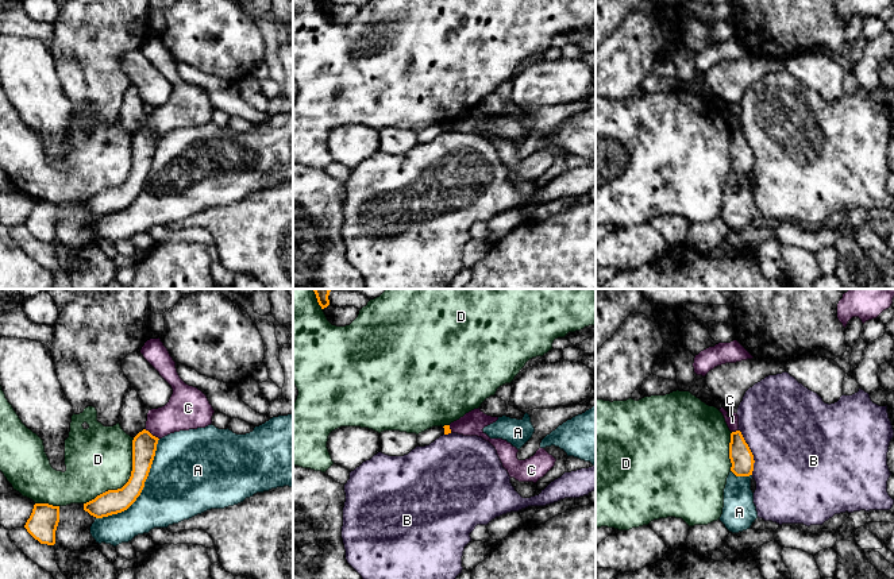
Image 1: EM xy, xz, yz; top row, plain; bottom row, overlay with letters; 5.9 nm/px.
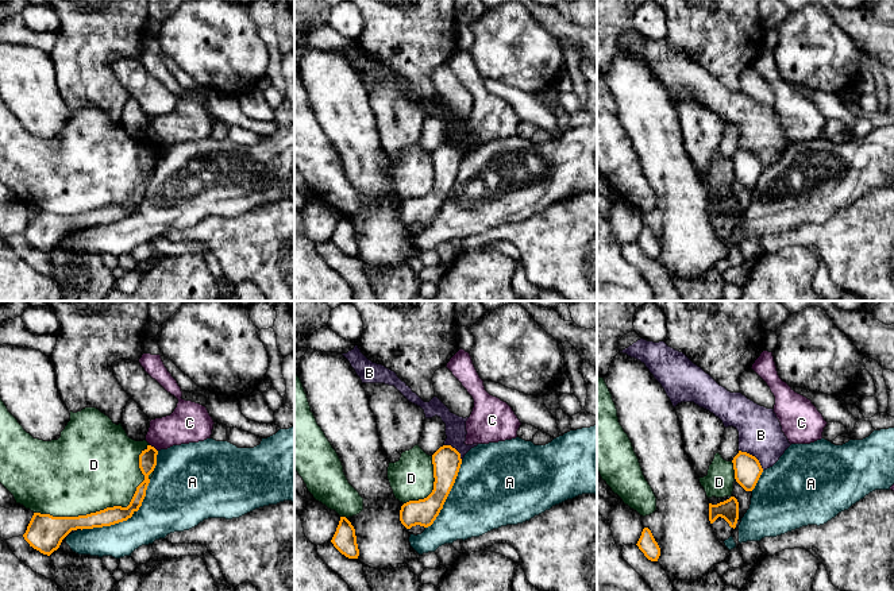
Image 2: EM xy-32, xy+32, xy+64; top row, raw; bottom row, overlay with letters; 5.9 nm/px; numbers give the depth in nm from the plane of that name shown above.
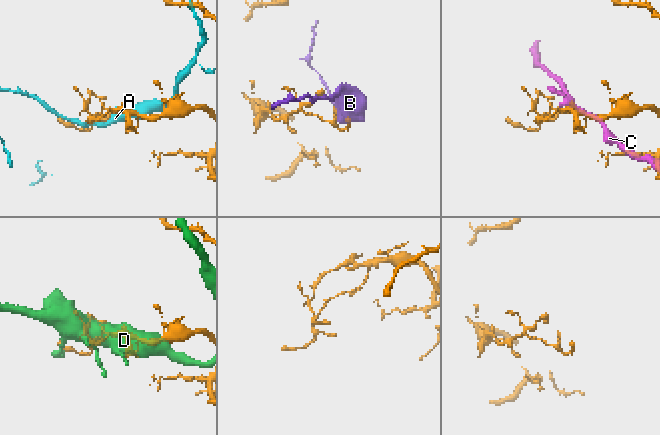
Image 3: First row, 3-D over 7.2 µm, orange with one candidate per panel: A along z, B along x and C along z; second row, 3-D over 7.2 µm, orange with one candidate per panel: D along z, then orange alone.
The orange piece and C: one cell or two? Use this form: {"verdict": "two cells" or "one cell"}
{"verdict": "two cells"}

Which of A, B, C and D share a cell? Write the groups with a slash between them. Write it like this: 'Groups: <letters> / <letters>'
Groups: A / B / C / D

